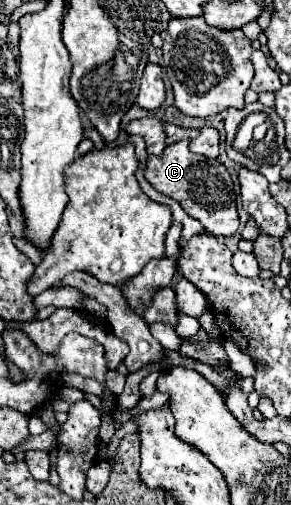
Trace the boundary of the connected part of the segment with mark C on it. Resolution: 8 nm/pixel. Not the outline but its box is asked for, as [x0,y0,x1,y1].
[144,140,240,236]

